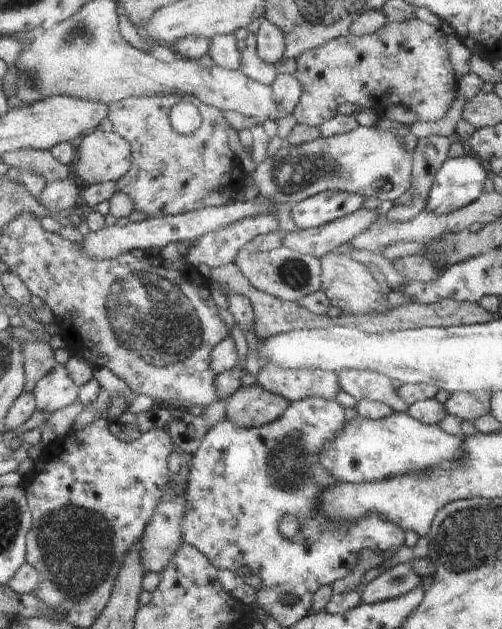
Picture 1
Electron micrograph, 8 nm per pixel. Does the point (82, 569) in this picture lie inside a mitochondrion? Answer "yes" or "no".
yes

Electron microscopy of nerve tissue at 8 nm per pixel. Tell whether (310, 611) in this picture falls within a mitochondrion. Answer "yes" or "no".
no

